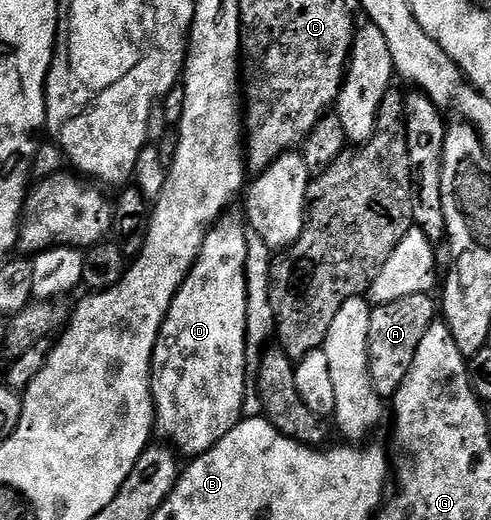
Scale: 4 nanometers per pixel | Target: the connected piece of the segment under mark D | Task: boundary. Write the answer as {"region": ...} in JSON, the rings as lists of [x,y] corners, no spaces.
{"region":[[[226,212],[217,219],[209,228],[209,235],[203,240],[199,256],[195,260],[195,264],[191,268],[189,275],[183,280],[183,284],[179,288],[179,292],[175,296],[175,300],[171,300],[171,308],[167,308],[167,316],[163,320],[161,330],[157,333],[157,343],[153,349],[153,409],[155,411],[155,430],[158,435],[162,434],[166,438],[168,445],[174,451],[180,452],[182,455],[200,456],[205,454],[215,444],[219,444],[219,440],[223,440],[223,436],[227,436],[227,432],[231,432],[242,421],[242,410],[245,400],[245,373],[247,369],[245,359],[245,337],[247,336],[247,298],[248,284],[245,282],[245,261],[251,253],[251,245],[249,246],[250,235],[247,233],[247,219],[244,213]]]}

